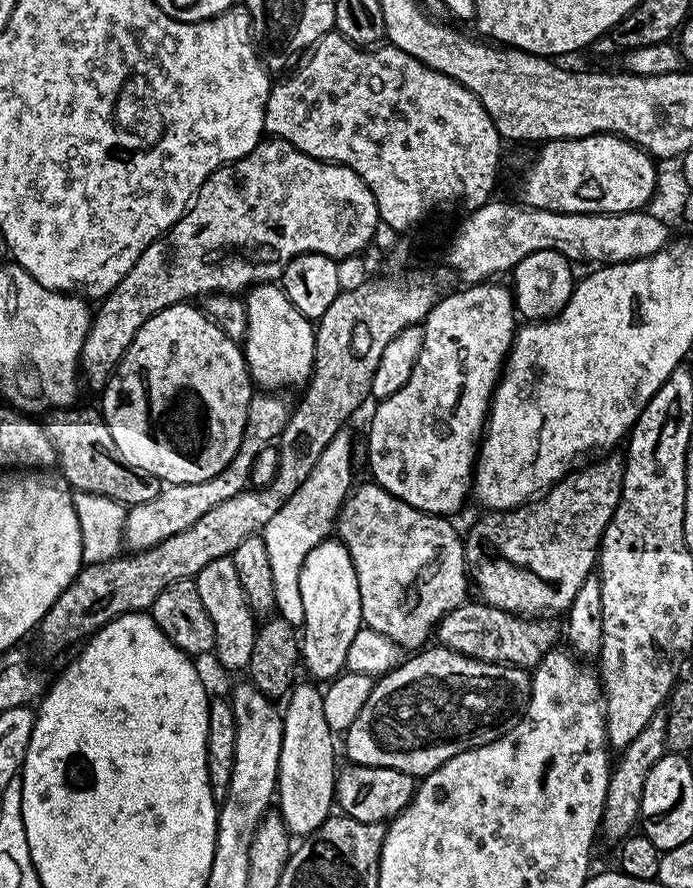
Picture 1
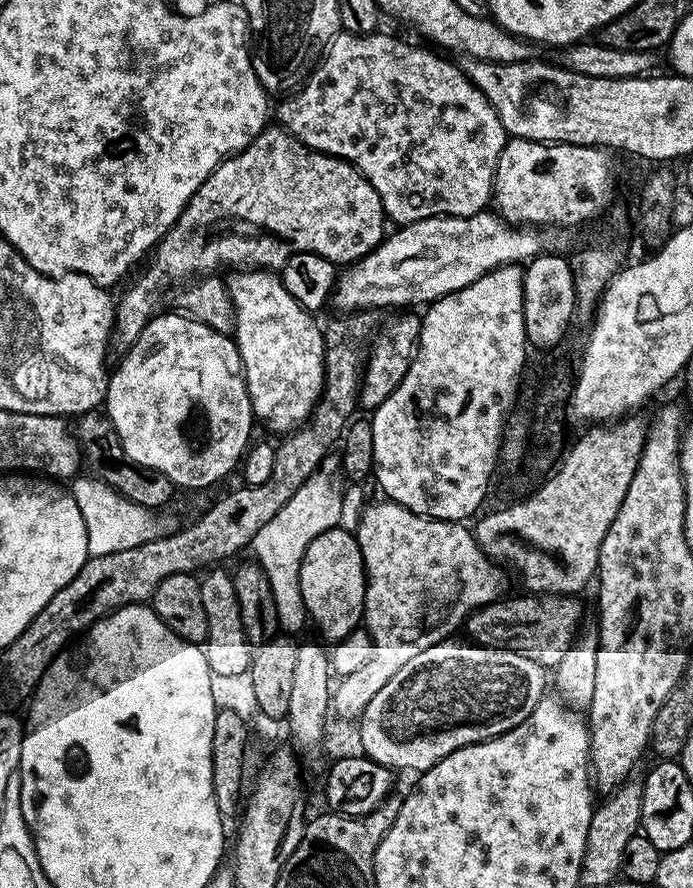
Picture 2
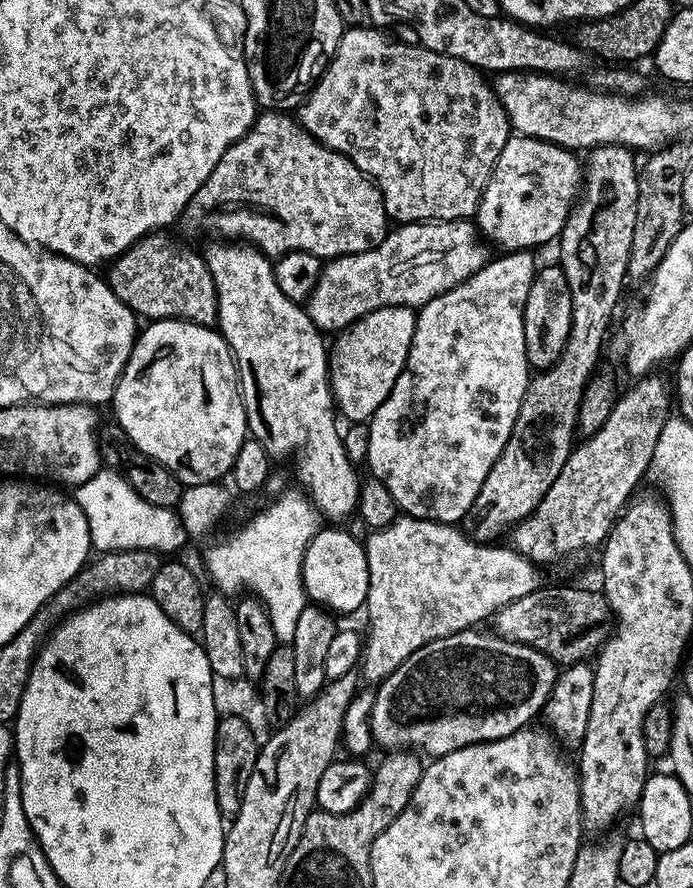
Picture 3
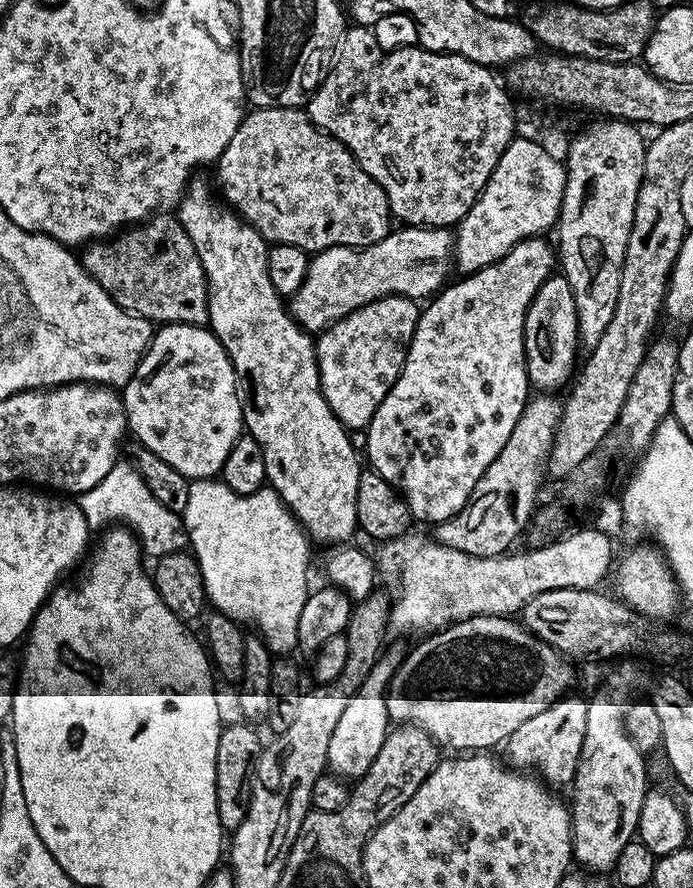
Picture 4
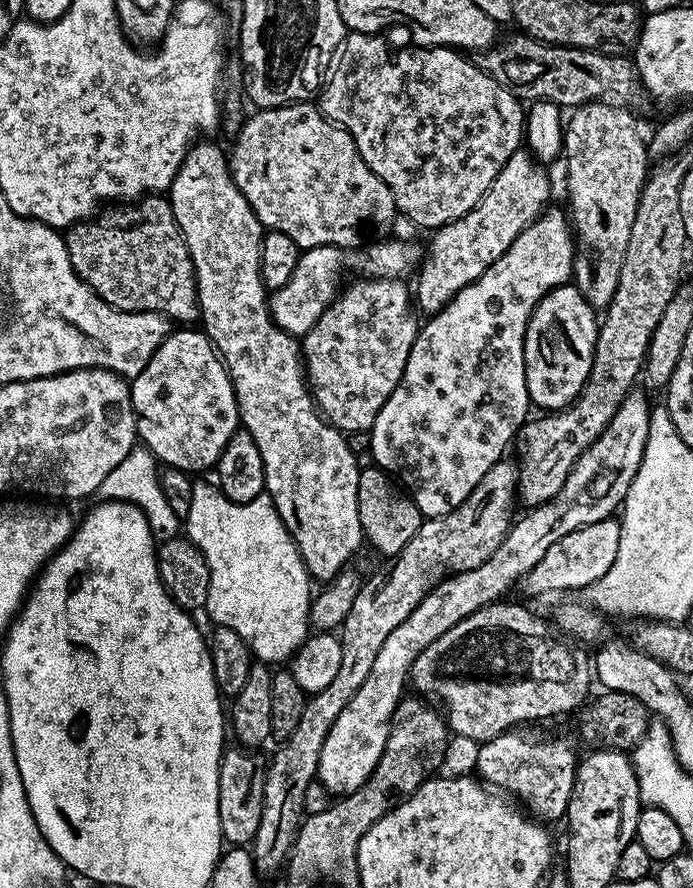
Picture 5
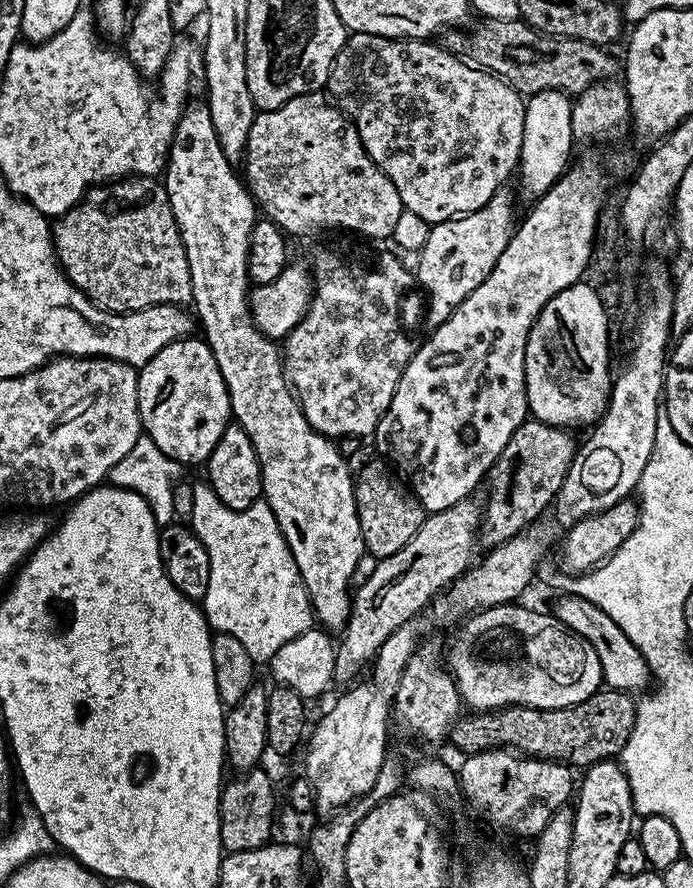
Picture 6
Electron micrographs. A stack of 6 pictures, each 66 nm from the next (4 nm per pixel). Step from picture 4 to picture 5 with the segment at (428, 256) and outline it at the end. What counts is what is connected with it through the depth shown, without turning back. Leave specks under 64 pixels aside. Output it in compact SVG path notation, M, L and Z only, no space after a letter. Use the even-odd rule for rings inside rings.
M385 238L369 243L359 250L338 248L334 244L303 249L298 258L298 266L294 266L294 274L290 274L290 282L286 282L286 286L275 289L268 296L268 313L283 332L302 338L312 329L314 322L322 318L324 311L331 306L341 291L340 275L343 274L344 268L357 268L360 271L357 273L364 278L408 278L408 275L411 277L417 271L422 260L422 248L418 245L419 243L407 240Z

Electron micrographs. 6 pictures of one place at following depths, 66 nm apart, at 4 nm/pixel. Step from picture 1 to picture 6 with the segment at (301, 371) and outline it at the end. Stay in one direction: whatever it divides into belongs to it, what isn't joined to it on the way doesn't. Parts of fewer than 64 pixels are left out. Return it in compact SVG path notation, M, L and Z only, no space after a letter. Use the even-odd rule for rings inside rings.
M189 103L176 124L162 183L174 210L182 246L186 250L186 262L190 262L191 307L199 327L200 324L204 327L202 336L214 354L214 362L218 362L218 370L222 370L235 423L240 424L242 430L250 434L250 442L254 442L262 470L263 499L267 500L270 510L274 510L274 518L294 554L315 619L325 629L340 630L348 623L352 612L352 575L360 564L360 555L364 556L366 552L355 506L354 472L352 468L348 469L343 454L332 445L335 443L306 422L284 375L282 352L277 341L262 334L252 320L252 311L248 308L248 251L252 228L258 219L258 205L247 183L238 172L236 177L236 172L226 154L222 154L222 142L218 142L218 134L214 134L214 122L210 122L207 103Z

